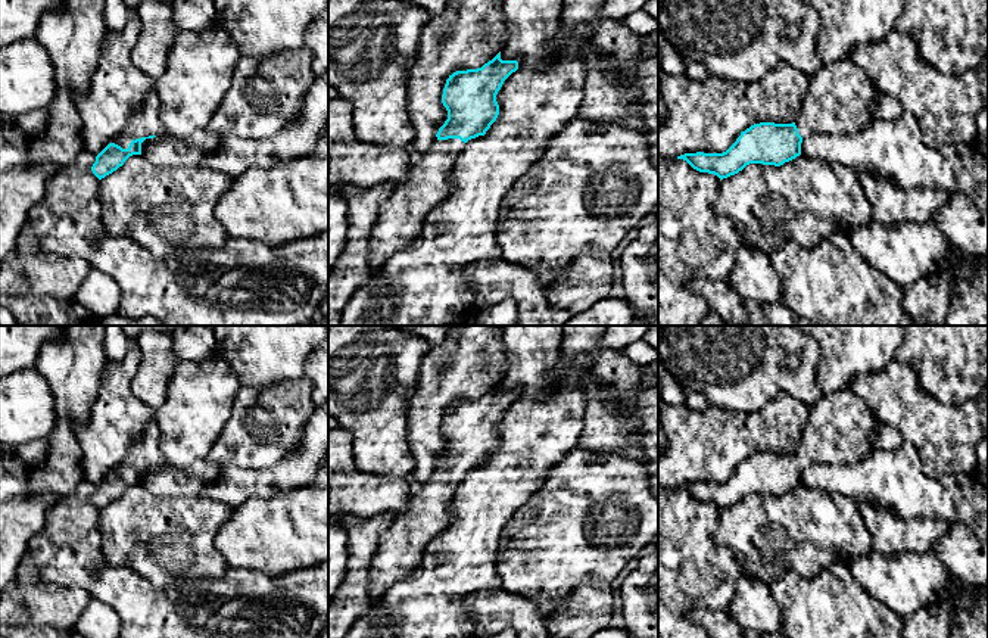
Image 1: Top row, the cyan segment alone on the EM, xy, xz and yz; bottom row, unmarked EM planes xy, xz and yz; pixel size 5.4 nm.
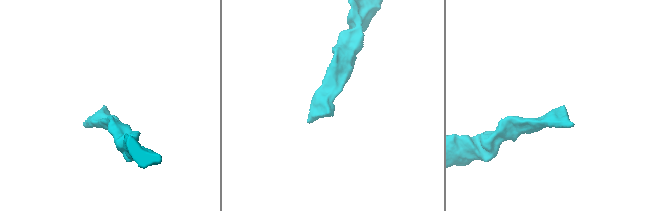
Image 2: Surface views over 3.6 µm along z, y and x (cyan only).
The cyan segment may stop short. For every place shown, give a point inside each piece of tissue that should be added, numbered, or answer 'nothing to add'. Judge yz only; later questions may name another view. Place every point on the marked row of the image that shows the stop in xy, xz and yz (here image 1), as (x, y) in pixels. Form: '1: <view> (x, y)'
1: yz (840, 100)

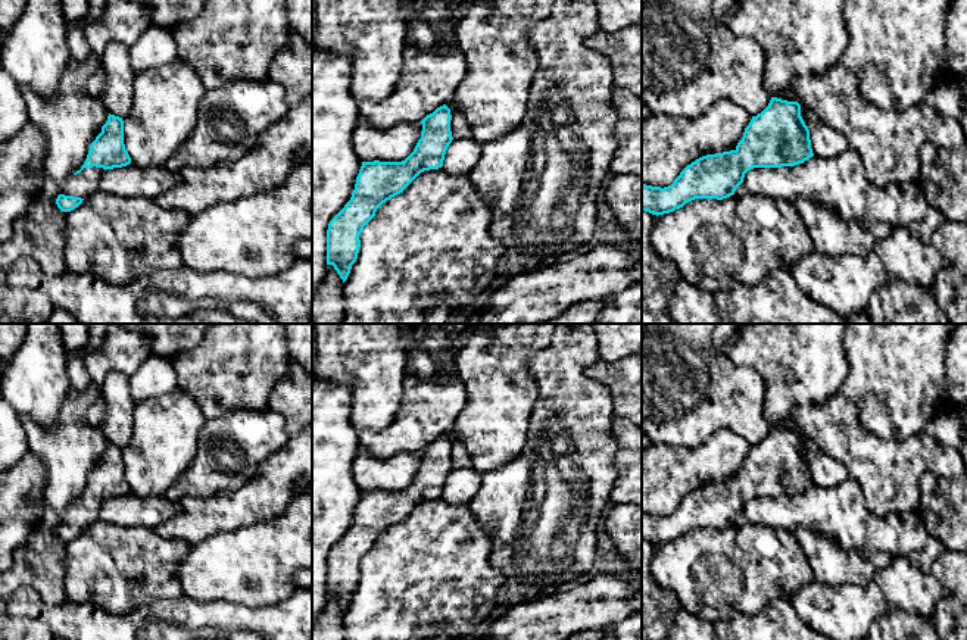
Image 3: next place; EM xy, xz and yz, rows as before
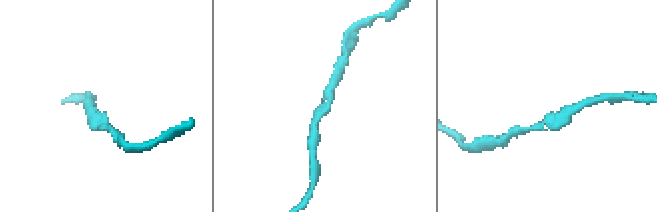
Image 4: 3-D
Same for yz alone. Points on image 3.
nothing to add

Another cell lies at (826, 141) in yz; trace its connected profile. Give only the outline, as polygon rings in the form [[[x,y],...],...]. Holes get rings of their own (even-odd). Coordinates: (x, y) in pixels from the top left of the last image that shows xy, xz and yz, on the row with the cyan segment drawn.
[[[790,88],[776,96],[787,102],[798,102],[801,104],[801,116],[810,129],[811,149],[814,156],[835,157],[845,153],[851,146],[846,137],[826,125],[810,107],[807,107],[798,94]]]

